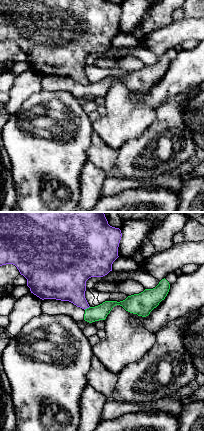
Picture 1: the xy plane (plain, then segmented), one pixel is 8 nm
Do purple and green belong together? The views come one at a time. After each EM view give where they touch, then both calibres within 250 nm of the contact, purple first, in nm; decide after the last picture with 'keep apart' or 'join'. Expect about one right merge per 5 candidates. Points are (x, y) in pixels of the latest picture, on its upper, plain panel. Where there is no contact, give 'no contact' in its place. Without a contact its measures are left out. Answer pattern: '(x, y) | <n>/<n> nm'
(86, 84) | 280/120 nm

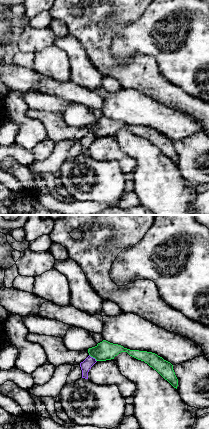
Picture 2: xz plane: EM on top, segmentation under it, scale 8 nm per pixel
(92, 133) | 90/150 nm

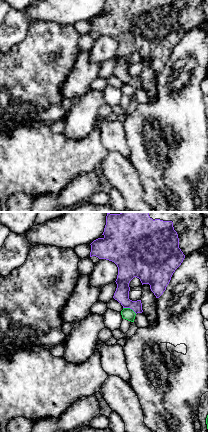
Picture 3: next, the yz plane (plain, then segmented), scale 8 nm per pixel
(130, 84) | 120/90 nm

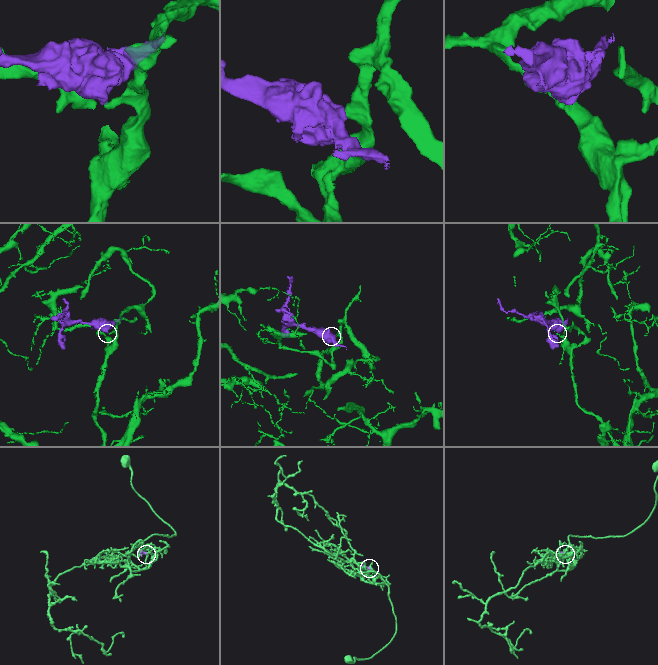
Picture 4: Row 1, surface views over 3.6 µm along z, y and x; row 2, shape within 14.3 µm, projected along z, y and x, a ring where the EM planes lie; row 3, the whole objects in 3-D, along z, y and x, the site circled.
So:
keep apart

